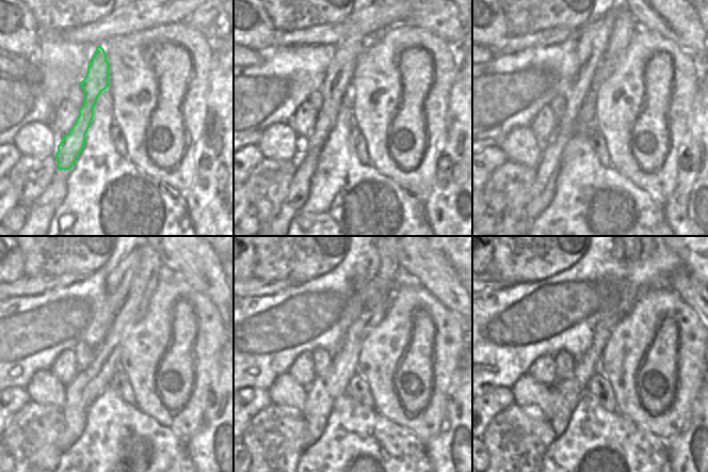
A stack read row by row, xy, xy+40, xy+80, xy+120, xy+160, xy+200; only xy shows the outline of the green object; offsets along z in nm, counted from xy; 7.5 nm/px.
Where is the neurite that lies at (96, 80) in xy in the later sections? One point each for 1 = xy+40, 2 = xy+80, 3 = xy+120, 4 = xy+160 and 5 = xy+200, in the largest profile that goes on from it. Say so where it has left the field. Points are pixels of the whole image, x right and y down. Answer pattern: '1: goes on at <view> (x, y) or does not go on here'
1: goes on at xy+40 (339, 73)
2: goes on at xy+80 (593, 38)
3: goes on at xy+120 (117, 284)
4: goes on at xy+160 (369, 262)
5: goes on at xy+200 (618, 257)

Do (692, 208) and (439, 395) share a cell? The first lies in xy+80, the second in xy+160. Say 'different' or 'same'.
different

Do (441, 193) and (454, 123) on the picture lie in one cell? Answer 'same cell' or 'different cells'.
same cell

